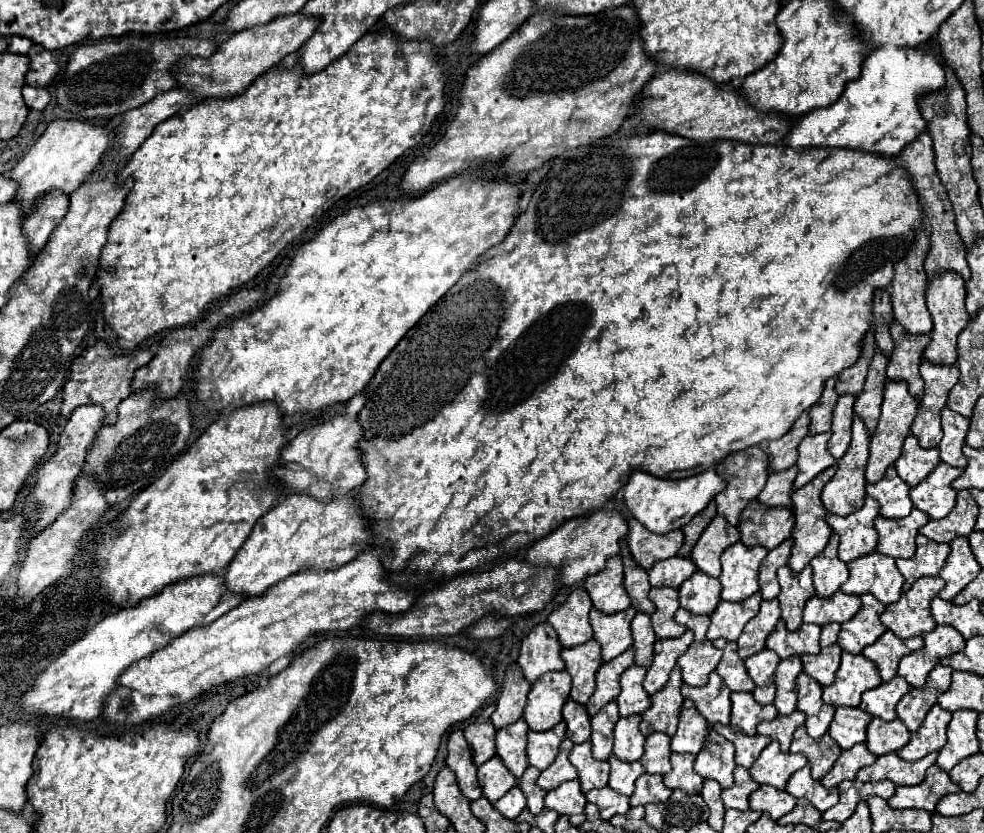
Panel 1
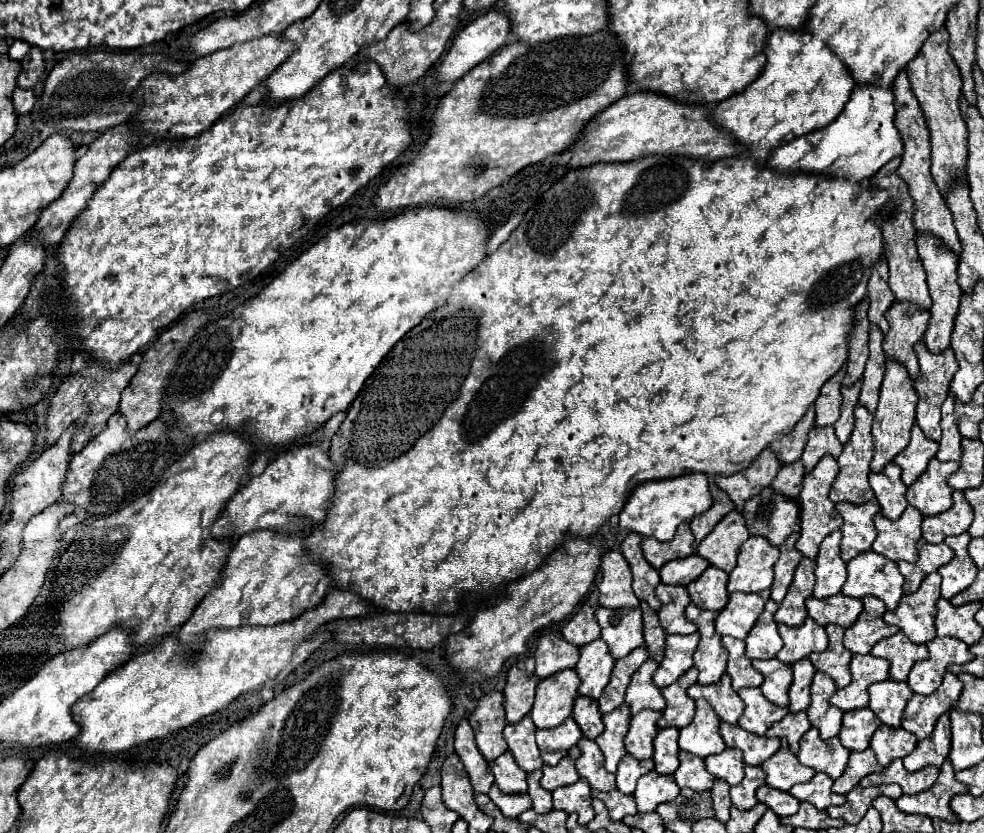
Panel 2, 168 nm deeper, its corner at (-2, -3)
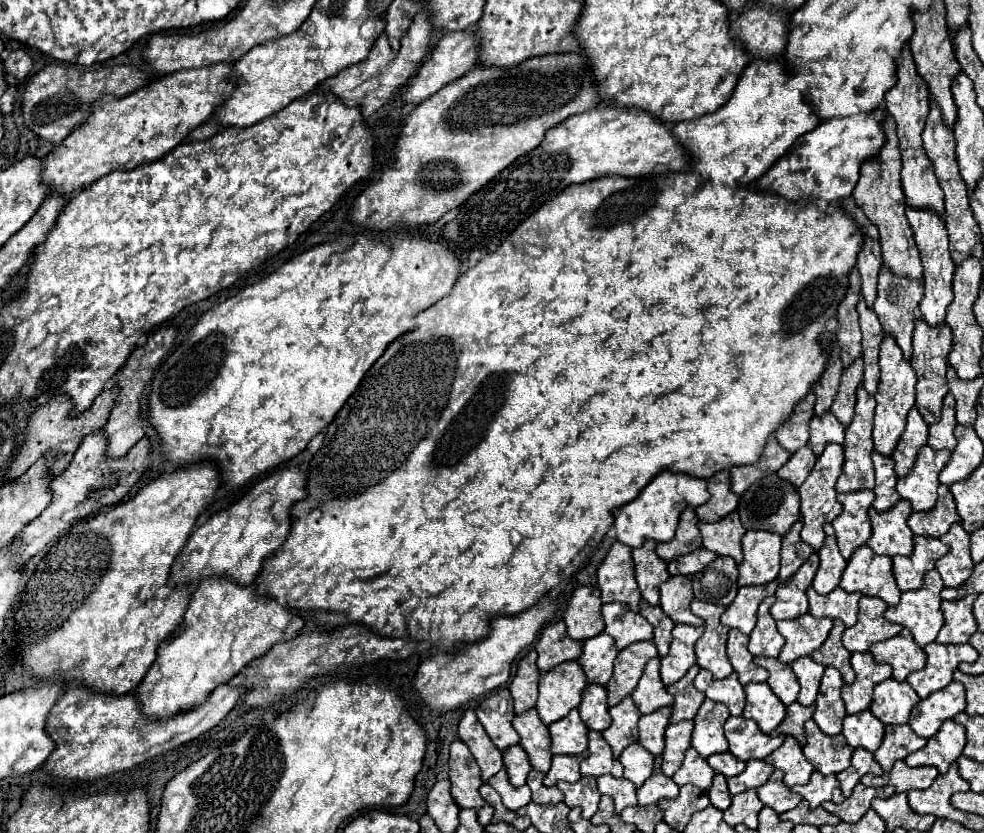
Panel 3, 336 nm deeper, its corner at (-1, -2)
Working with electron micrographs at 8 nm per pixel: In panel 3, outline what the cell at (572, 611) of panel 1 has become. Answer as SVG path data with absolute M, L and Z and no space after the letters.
M577 587L569 599L563 621L567 635L575 641L585 641L605 629L601 619L601 591L597 587Z

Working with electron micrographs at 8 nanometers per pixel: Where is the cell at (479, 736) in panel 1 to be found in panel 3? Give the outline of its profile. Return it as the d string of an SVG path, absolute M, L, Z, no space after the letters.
M501 689L499 693L483 699L475 709L475 715L497 749L503 751L505 747L519 743L519 735L511 727L511 719L515 717L515 713L513 699L507 689Z

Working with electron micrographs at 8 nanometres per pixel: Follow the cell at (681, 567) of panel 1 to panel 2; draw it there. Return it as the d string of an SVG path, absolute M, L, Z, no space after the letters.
M692 554L688 558L678 558L674 562L668 562L660 568L660 576L664 584L680 584L688 586L692 580L696 580L706 568L710 566L708 560L704 560L698 554Z

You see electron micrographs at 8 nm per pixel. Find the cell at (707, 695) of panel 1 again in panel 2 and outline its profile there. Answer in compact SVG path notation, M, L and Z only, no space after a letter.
M724 674L720 682L710 684L710 686L702 686L702 684L690 686L688 696L692 696L694 700L700 700L700 698L708 700L714 712L720 716L720 720L726 720L730 724L736 724L744 712L744 704L738 692L732 690L732 680L728 674Z

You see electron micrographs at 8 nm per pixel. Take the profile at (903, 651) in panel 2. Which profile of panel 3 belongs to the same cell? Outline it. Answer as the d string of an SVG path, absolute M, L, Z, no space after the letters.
M903 629L899 635L875 643L875 647L869 649L879 663L889 663L893 667L893 679L905 681L905 677L911 671L925 667L925 653L923 649L913 641L911 633Z

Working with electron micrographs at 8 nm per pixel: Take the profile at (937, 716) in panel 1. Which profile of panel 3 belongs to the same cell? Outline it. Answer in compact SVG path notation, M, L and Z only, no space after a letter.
M947 719L941 729L927 739L927 745L911 755L907 755L905 763L909 767L937 767L939 773L945 773L949 765L961 755L965 747L965 727Z

